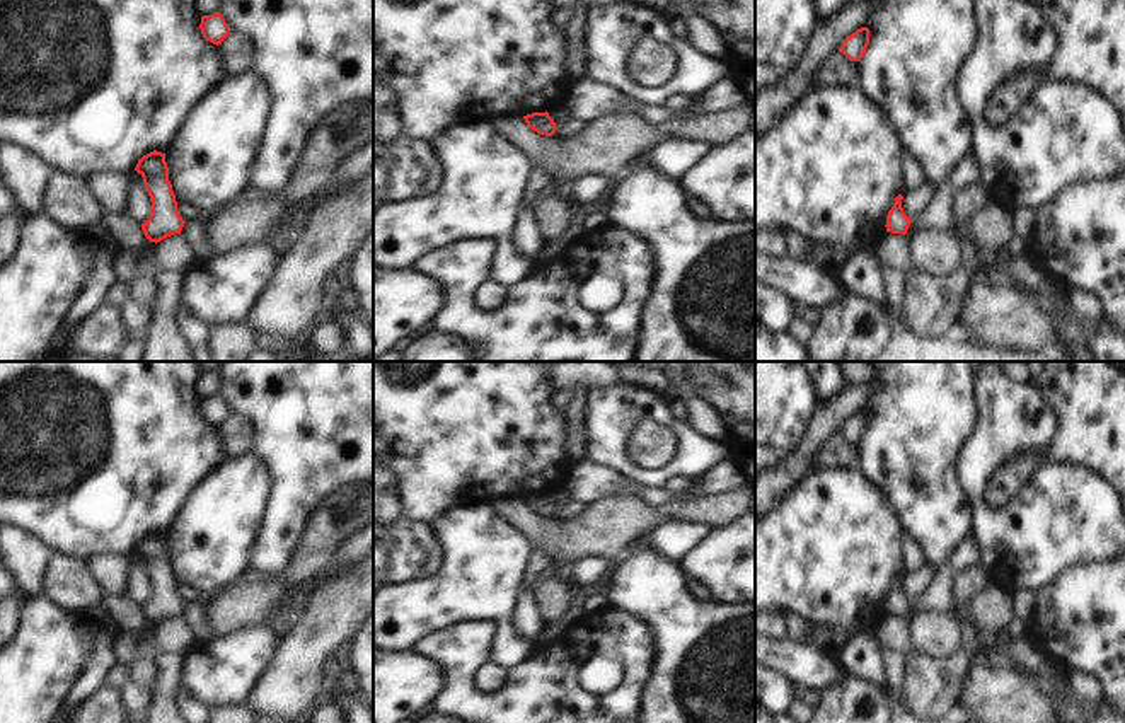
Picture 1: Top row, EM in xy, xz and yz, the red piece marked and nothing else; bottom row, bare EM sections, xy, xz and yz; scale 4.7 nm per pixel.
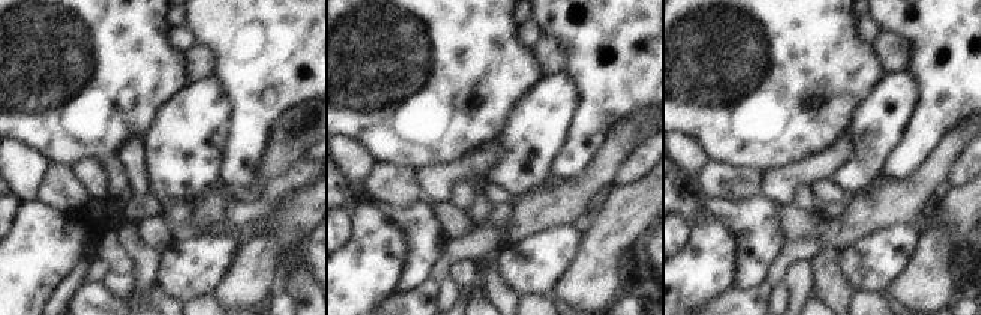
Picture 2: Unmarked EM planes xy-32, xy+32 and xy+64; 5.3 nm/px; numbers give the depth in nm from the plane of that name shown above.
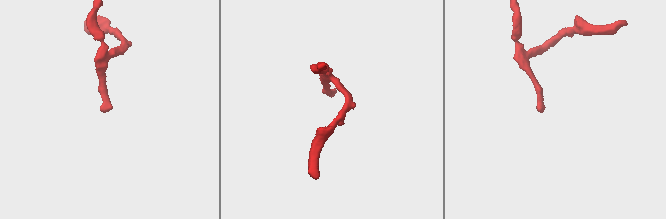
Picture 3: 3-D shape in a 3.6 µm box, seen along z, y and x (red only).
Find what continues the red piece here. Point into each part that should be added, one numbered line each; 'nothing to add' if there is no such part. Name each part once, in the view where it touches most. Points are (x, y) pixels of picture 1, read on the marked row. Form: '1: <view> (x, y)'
nothing to add

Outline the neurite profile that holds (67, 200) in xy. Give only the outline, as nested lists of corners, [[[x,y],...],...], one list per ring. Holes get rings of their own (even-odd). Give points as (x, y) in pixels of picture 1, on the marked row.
[[[53,172],[43,189],[41,213],[68,230],[85,230],[102,218],[104,210],[87,179]]]

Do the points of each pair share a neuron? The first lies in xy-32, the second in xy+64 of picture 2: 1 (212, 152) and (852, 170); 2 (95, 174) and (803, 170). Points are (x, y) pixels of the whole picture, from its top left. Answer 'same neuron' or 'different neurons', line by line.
1: same neuron
2: same neuron

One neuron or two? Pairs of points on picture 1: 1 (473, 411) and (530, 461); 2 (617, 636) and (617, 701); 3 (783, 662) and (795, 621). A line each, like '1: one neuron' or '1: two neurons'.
1: one neuron
2: one neuron
3: two neurons

